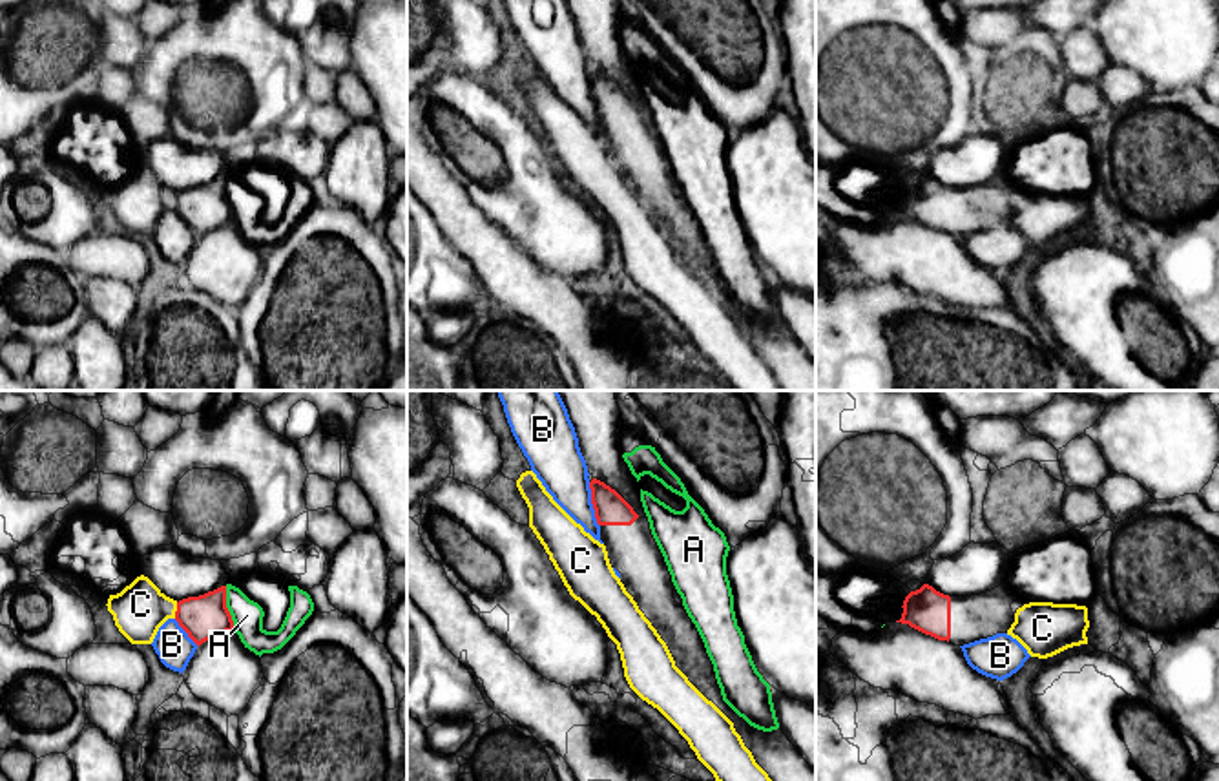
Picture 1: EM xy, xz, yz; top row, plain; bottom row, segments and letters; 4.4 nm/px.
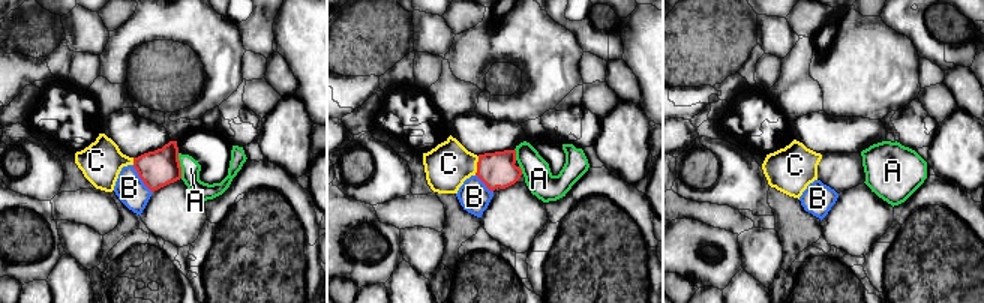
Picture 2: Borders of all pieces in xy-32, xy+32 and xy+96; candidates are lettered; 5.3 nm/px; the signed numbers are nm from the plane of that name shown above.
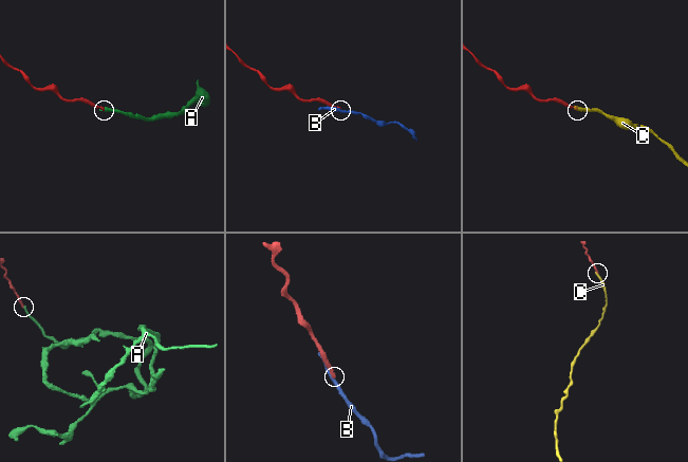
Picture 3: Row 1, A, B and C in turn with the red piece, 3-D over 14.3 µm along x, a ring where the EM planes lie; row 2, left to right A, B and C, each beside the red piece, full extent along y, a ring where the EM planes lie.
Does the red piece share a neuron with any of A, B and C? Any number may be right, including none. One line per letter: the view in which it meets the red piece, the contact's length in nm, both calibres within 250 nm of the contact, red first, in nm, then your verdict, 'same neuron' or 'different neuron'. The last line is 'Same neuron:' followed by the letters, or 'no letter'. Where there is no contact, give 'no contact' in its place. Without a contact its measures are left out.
A: meets red in xy; contact 200 nm long; 200 nm thick on the red side, 140 nm on the other; different neuron
B: meets red in xz; contact 200 nm long; 140 nm thick on the red side, 220 nm on the other; different neuron
C: meets red in xy; contact 70 nm long; 200 nm thick on the red side, 240 nm on the other; different neuron
Same neuron: no letter

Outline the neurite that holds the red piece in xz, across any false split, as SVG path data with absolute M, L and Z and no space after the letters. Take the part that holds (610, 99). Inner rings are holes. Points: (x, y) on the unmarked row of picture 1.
M593 69L589 80L610 155L620 164L626 182L666 234L675 257L734 314L735 323L755 354L768 365L781 390L816 390L816 363L783 321L757 321L723 292L704 234L688 204L673 190L675 177L648 109L641 109L604 73Z

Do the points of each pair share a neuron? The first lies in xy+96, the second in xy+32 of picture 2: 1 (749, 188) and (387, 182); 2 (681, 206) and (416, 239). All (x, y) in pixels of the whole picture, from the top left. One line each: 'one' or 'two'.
1: one
2: two

